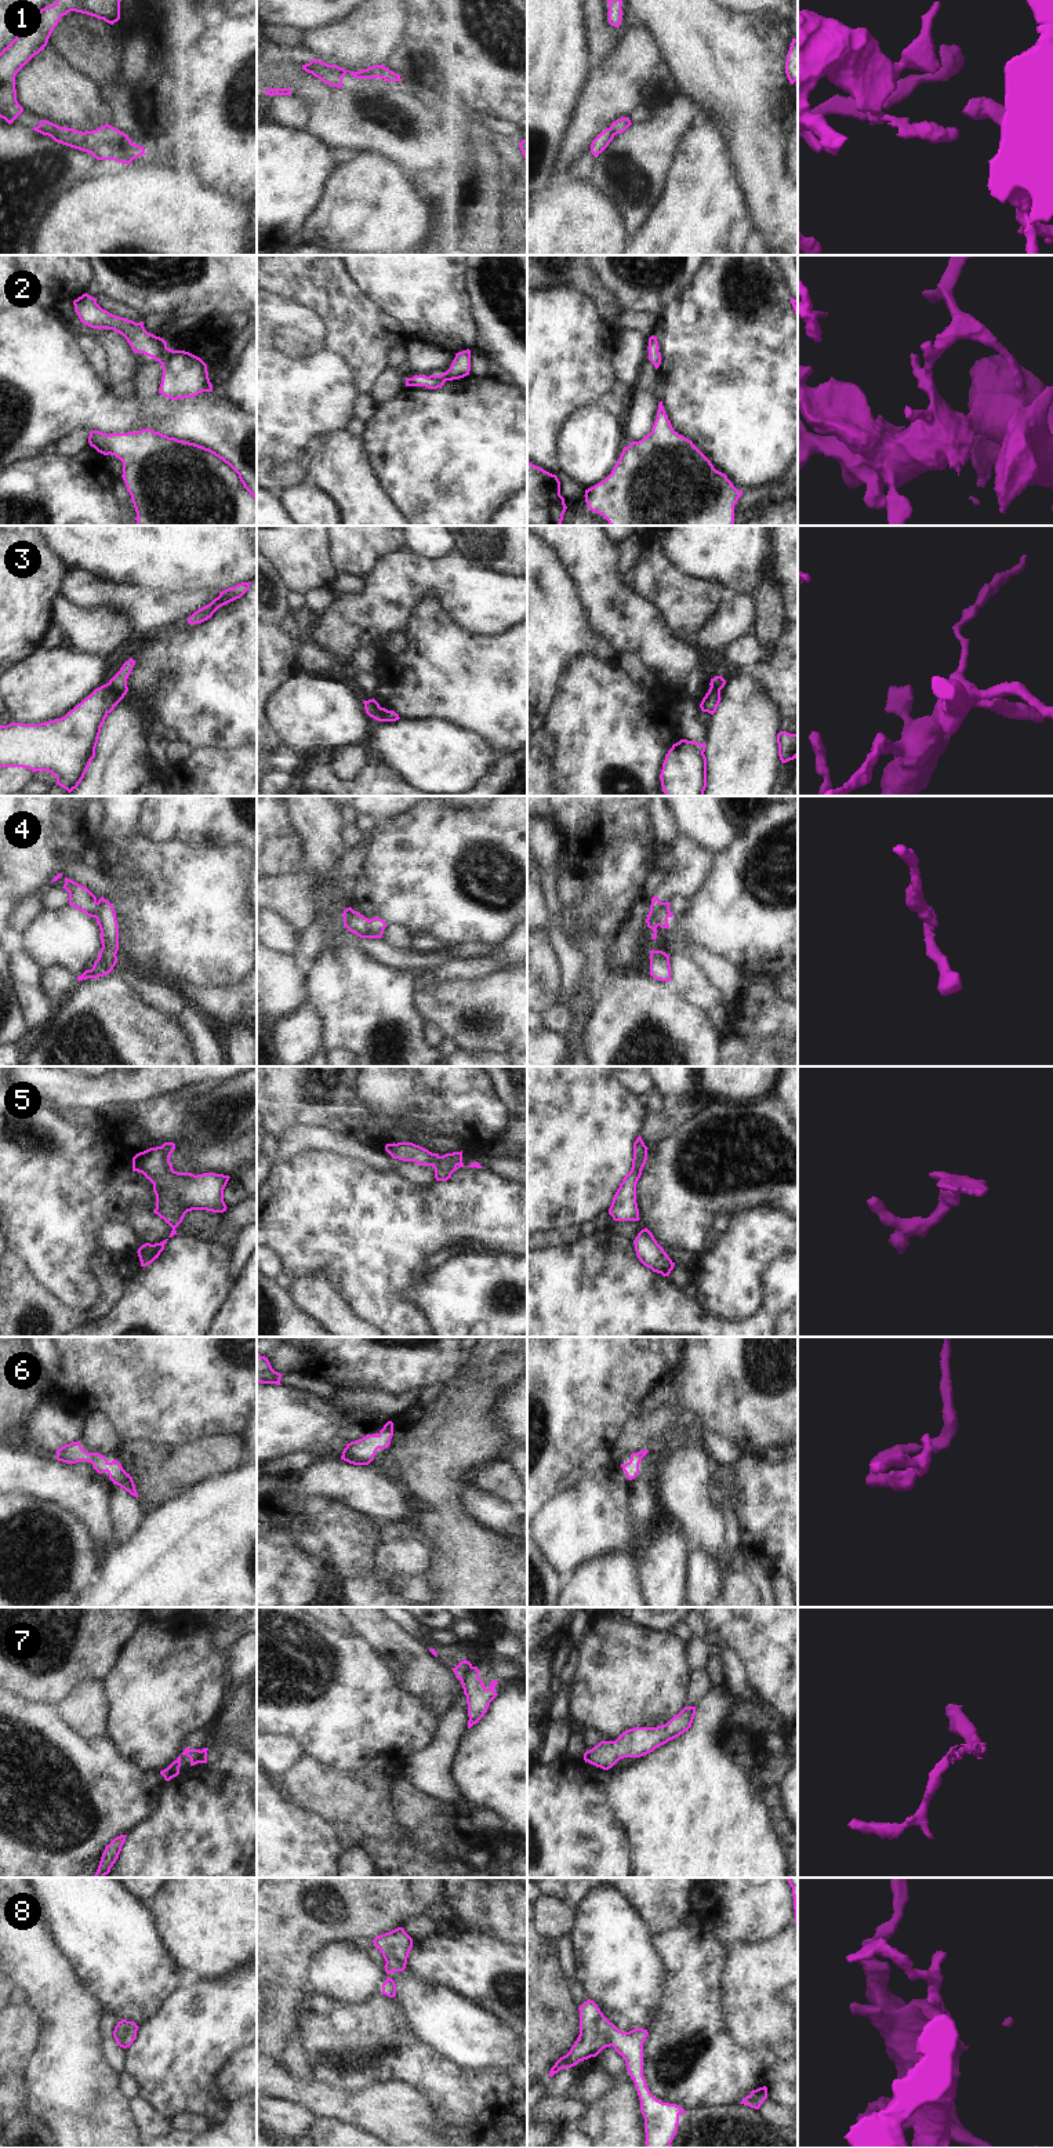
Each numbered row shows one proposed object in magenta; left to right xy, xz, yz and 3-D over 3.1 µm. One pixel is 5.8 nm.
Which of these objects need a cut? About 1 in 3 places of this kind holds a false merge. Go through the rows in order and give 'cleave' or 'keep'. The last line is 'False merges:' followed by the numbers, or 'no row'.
1: keep
2: keep
3: cleave
4: cleave
5: keep
6: keep
7: cleave
8: keep
False merges: 3, 4, 7

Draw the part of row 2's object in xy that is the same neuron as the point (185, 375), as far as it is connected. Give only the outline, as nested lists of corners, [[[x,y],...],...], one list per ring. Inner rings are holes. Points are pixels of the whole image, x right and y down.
[[[87,292],[73,301],[80,321],[91,328],[106,328],[121,334],[134,353],[153,357],[163,367],[159,393],[171,400],[195,397],[201,392],[213,392],[207,364],[185,350],[173,350],[167,342],[148,332],[144,323],[115,316],[97,304]]]

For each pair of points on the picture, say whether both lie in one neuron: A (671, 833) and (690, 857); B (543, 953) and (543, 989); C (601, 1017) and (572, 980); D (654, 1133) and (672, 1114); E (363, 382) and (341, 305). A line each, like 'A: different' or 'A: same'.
A: different
B: same
C: different
D: same
E: same

